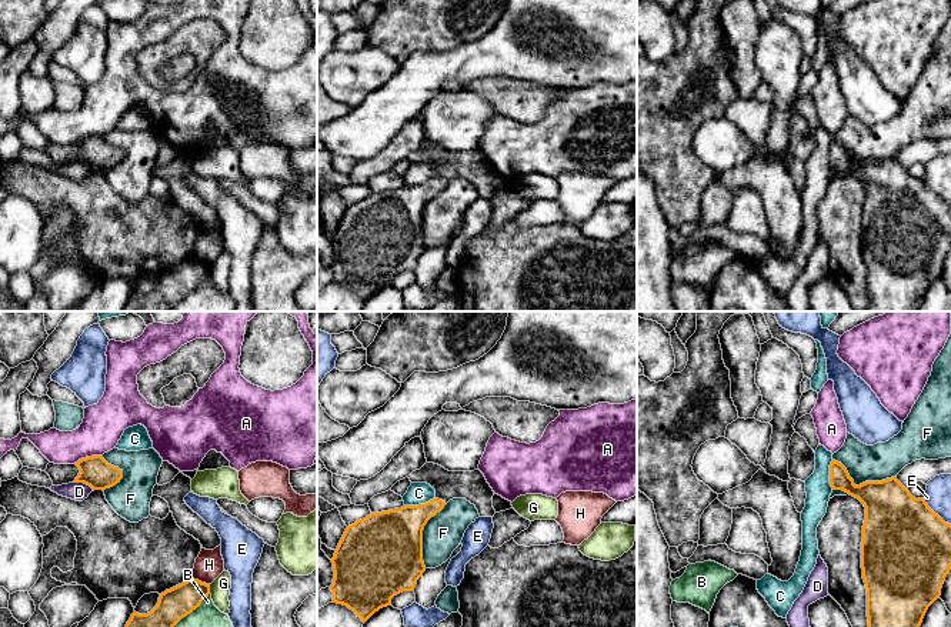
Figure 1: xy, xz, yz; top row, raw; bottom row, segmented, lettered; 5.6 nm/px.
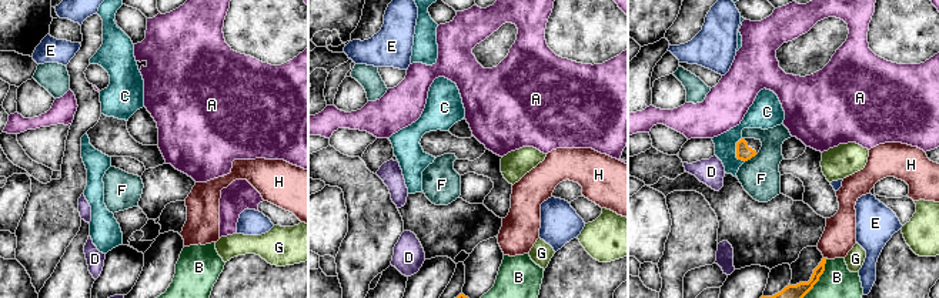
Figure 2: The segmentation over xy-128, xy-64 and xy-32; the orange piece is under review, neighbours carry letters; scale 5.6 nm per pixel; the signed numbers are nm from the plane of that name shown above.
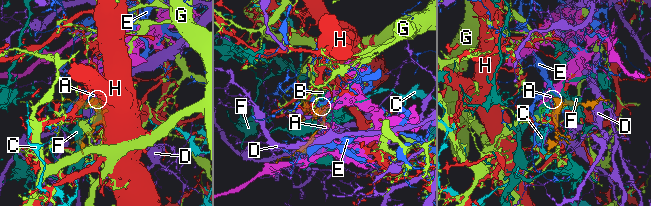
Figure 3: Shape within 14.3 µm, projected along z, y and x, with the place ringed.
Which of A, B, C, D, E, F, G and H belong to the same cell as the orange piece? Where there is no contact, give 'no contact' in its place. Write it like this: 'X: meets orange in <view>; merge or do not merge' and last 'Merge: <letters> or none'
A: meets orange in xy; do not merge
B: meets orange in xy; do not merge
C: meets orange in xz; do not merge
D: meets orange in xy; do not merge
E: meets orange in yz; do not merge
F: meets orange in yz; do not merge
G: meets orange in xy; do not merge
H: meets orange in xy; do not merge
Merge: none

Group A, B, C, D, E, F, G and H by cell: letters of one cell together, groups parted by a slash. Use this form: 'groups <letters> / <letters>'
groups A B / C / D / E / F / G / H

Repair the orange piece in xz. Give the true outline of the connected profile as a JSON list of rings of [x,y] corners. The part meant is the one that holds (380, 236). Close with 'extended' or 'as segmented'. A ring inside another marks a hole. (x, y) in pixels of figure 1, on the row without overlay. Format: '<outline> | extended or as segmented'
[[[426,143],[408,156],[411,163],[427,163],[436,170],[436,177],[426,184],[371,193],[348,206],[331,239],[334,259],[330,270],[333,281],[347,286],[366,303],[376,291],[391,286],[391,279],[403,271],[413,271],[417,260],[426,251],[423,241],[423,210],[427,201],[440,193],[453,179],[466,179],[478,190],[480,197],[494,197],[494,171],[480,150],[448,151],[444,147]]] | extended

